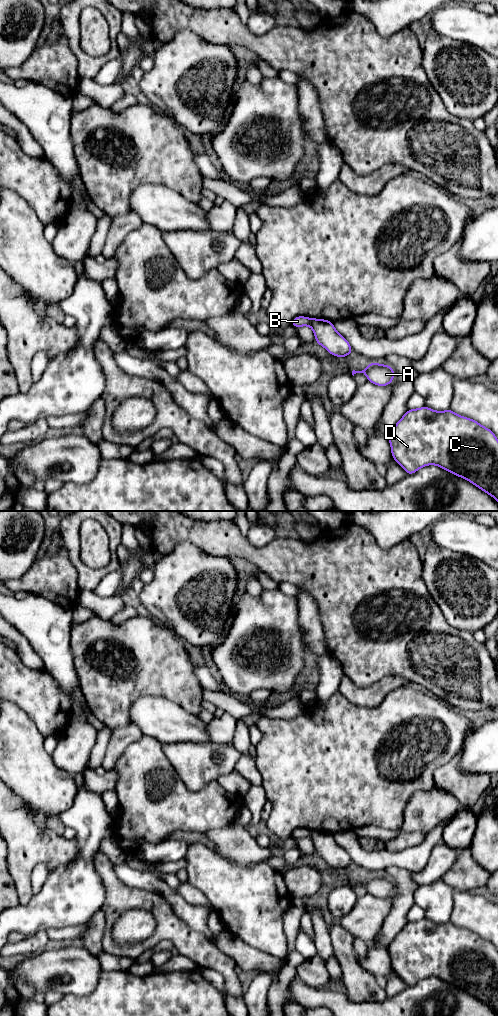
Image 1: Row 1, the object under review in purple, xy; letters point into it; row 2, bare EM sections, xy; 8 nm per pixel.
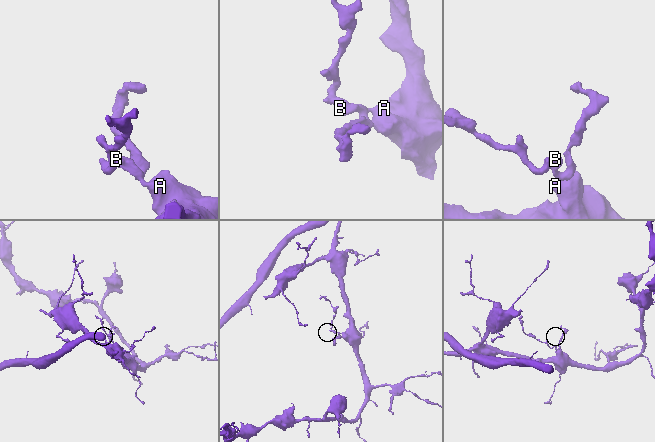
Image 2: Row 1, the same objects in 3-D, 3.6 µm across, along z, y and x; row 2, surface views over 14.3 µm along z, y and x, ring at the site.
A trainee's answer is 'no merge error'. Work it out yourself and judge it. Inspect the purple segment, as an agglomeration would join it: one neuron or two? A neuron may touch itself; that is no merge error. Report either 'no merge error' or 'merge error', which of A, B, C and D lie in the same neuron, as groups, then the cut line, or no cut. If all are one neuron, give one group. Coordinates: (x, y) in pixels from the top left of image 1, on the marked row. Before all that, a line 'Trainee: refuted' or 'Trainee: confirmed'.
Trainee: refuted
merge error; A C D / B; cut in xy along (311, 319), (309, 325)

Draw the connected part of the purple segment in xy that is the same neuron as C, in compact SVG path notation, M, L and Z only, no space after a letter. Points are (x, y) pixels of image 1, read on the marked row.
M424 406L407 410L387 437L393 460L407 475L433 464L466 479L498 501L498 439L477 421L450 409L435 411Z

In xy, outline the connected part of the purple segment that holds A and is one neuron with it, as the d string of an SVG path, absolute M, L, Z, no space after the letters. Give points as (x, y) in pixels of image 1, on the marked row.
M370 363L362 371L352 371L354 376L356 373L363 373L367 376L369 382L378 386L387 386L393 382L395 372L393 368L389 365L382 365L379 363Z

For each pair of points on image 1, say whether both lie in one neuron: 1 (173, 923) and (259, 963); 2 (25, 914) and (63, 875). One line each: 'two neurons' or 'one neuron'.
1: two neurons
2: one neuron

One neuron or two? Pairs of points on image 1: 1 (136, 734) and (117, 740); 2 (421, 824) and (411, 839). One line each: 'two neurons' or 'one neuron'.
1: one neuron
2: two neurons

